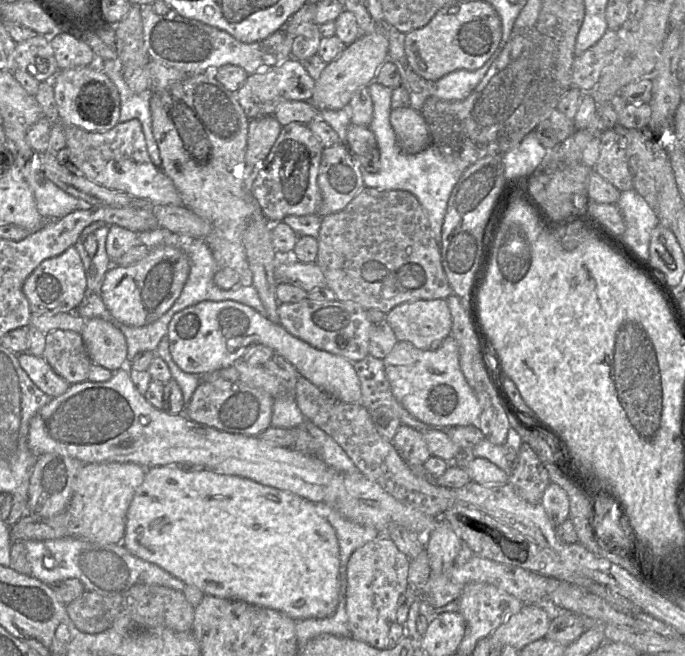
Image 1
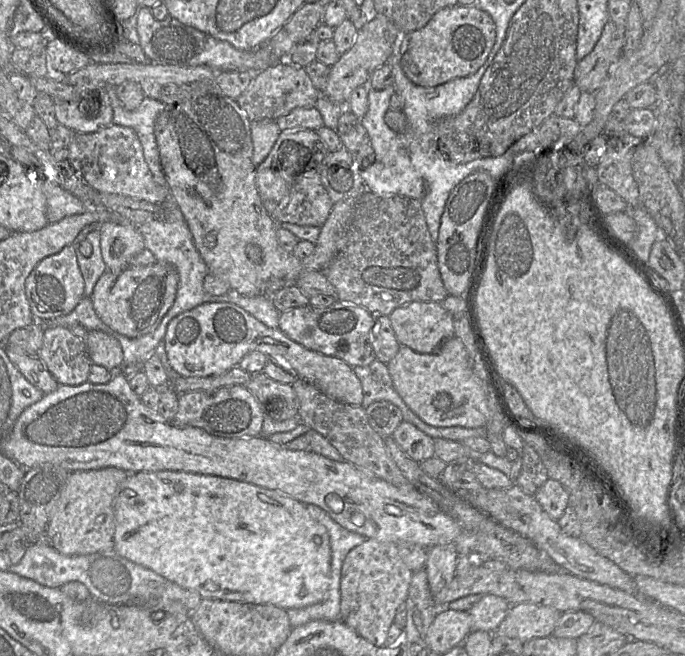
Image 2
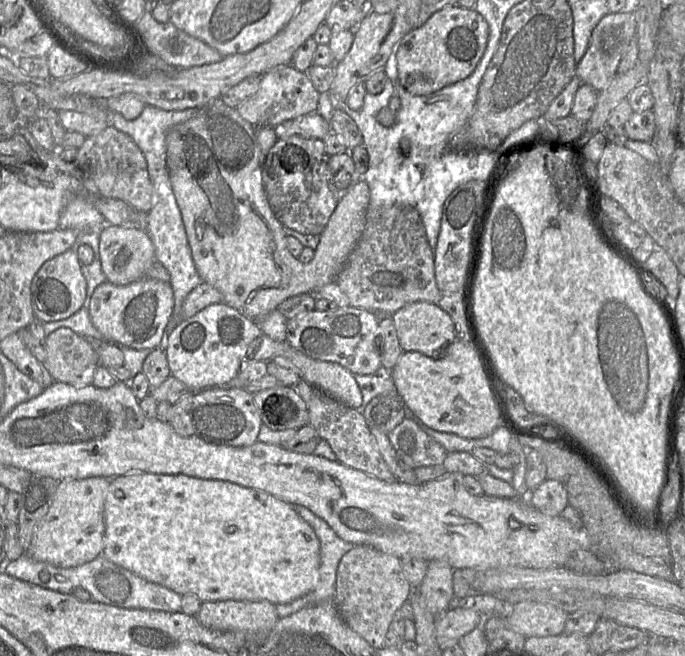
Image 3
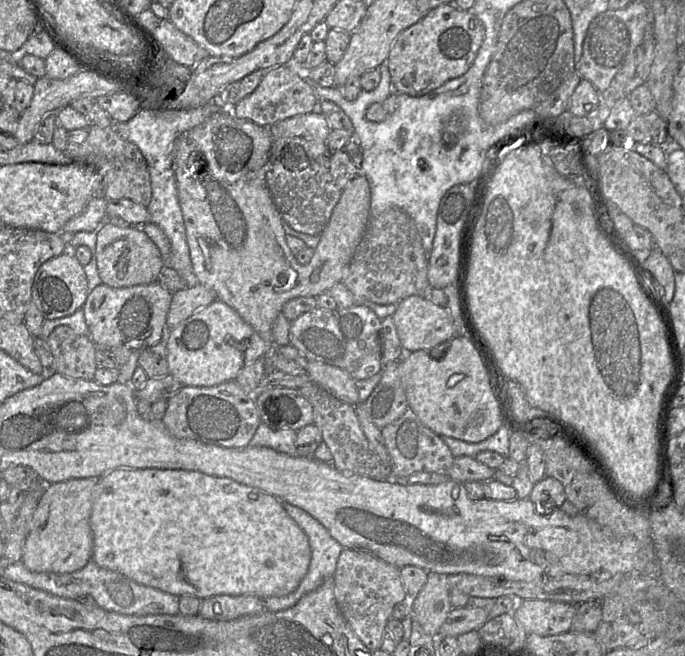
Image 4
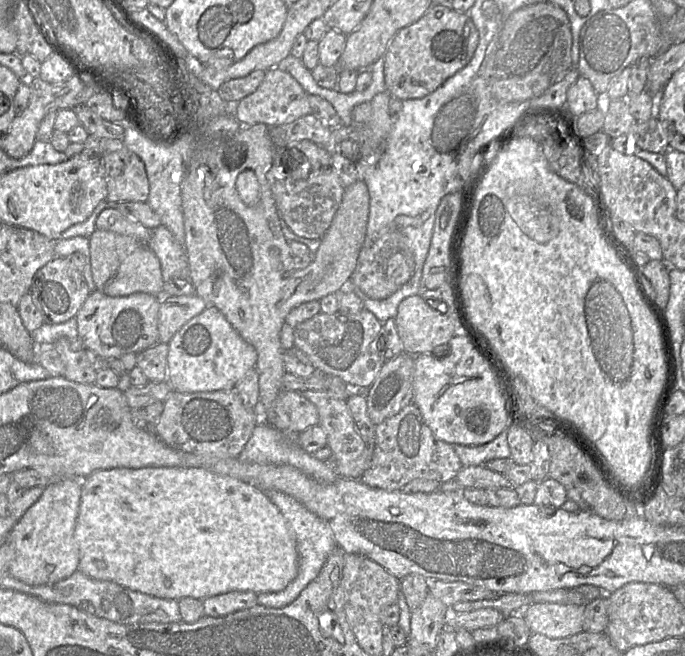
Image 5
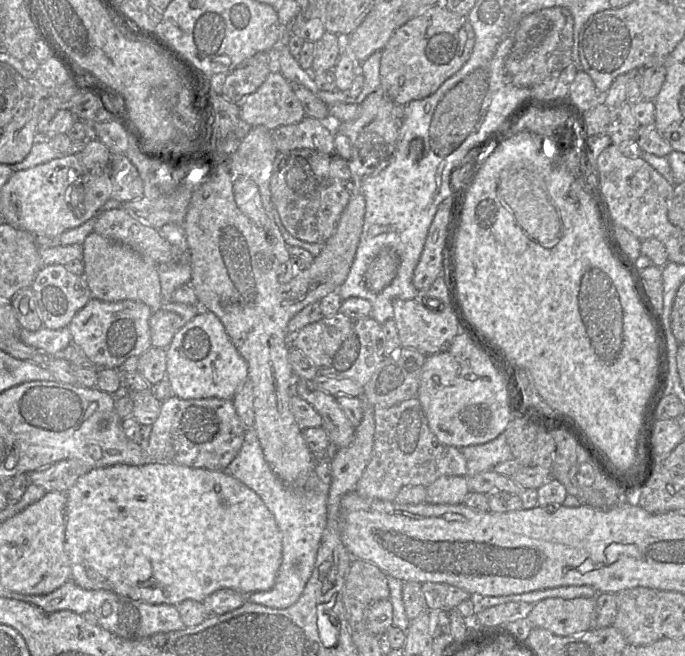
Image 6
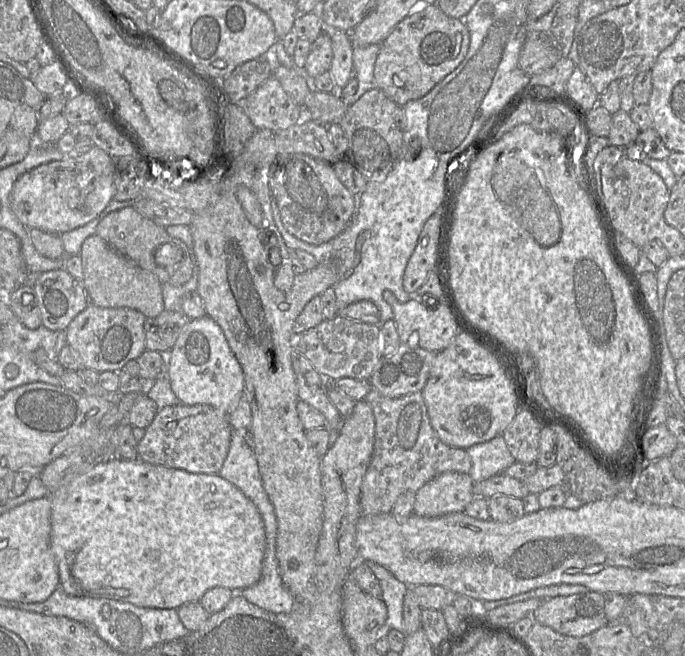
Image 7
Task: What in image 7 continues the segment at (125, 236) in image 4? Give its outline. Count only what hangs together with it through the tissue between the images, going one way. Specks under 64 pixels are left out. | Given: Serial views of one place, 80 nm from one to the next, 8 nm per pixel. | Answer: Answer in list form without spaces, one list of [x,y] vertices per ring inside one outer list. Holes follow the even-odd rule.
[[[97,234],[85,239],[78,256],[83,267],[82,284],[94,305],[134,309],[141,312],[146,319],[157,317],[164,310],[161,283],[157,276],[118,253]]]

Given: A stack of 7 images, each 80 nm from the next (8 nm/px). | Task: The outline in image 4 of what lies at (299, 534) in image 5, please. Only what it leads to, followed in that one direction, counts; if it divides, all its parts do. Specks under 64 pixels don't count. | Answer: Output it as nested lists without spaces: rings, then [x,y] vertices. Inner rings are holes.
[[[282,502],[282,506],[287,514],[306,534],[311,549],[311,561],[307,574],[293,592],[286,596],[263,598],[266,610],[272,612],[278,612],[293,607],[304,595],[318,588],[327,579],[333,578],[338,558],[344,550],[344,547],[331,536],[329,531],[309,513],[287,502]]]

